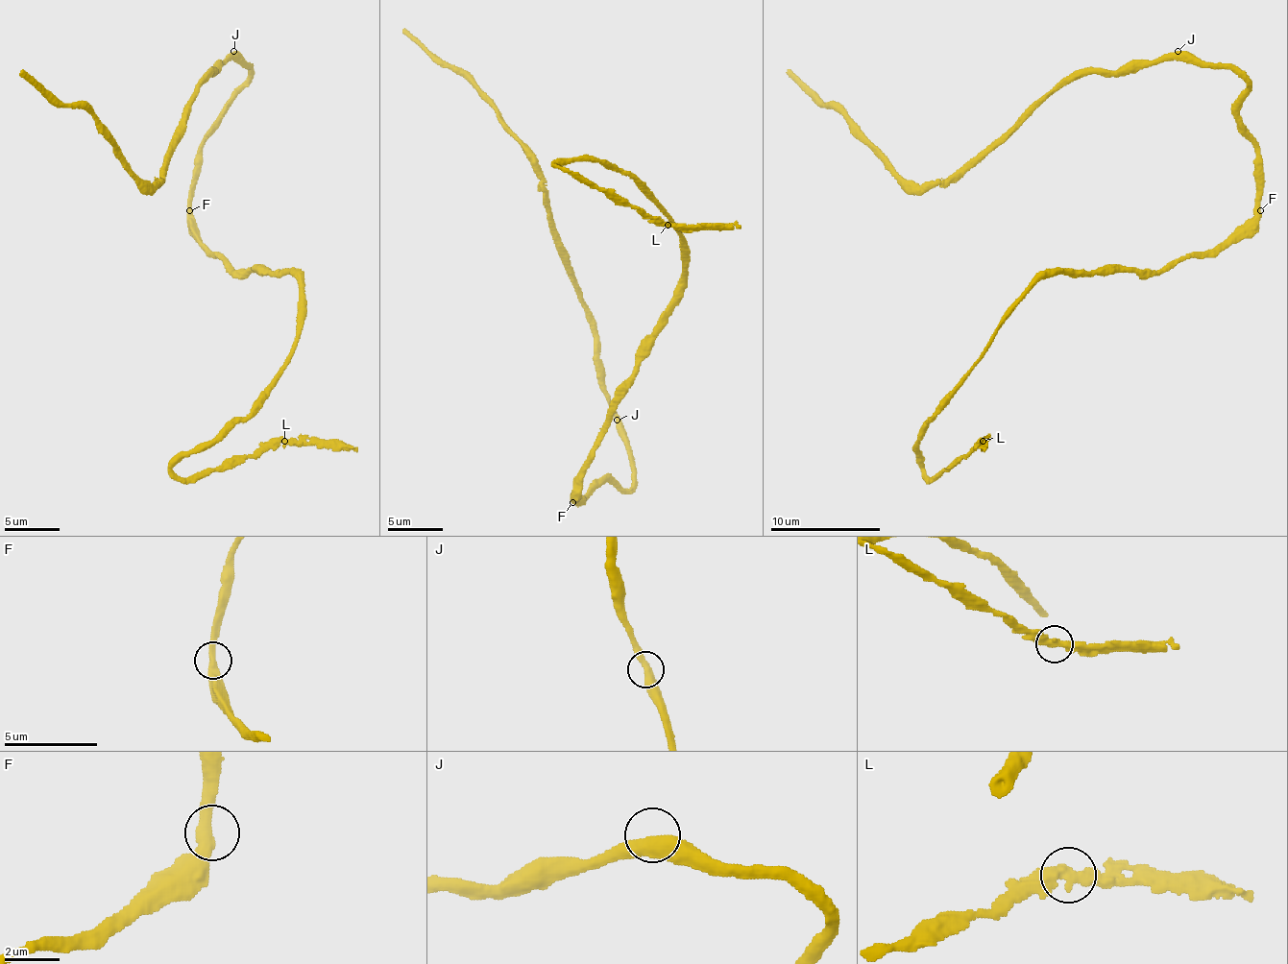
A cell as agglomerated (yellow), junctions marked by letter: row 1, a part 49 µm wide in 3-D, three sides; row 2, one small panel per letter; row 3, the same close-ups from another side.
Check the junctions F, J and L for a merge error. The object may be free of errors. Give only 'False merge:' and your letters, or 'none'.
False merge: none

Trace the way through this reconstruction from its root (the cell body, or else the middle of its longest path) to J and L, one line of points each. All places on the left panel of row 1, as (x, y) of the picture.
J: (189, 210), (192, 169), (198, 147), (220, 111), (250, 81), (250, 70), (233, 51)
L: (189, 210), (195, 235), (230, 271), (297, 279), (300, 334), (267, 395), (170, 469), (204, 477), (283, 442)

